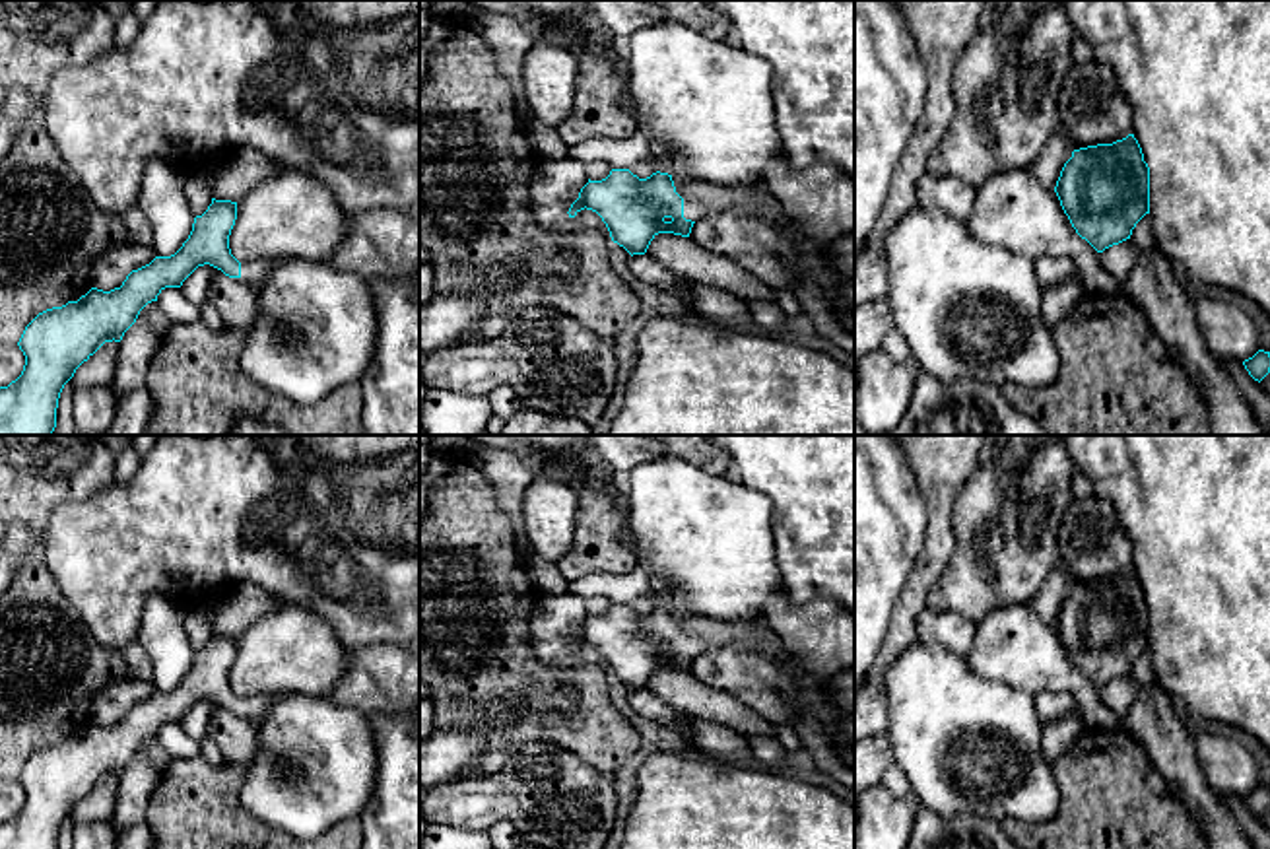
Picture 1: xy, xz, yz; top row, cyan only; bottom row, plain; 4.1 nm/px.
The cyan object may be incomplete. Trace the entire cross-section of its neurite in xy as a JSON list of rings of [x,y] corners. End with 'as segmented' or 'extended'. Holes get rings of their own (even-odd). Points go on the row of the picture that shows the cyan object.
[[[212,198],[175,255],[132,270],[120,288],[91,288],[78,301],[39,313],[17,342],[25,356],[21,375],[0,387],[0,435],[52,435],[60,392],[76,369],[105,342],[120,342],[148,303],[165,288],[181,288],[198,266],[210,264],[249,284],[264,282],[276,258],[241,264],[229,249],[235,220],[237,202]]]; extended

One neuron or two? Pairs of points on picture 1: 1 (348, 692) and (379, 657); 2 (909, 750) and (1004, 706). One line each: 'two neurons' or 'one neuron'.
1: one neuron
2: one neuron

